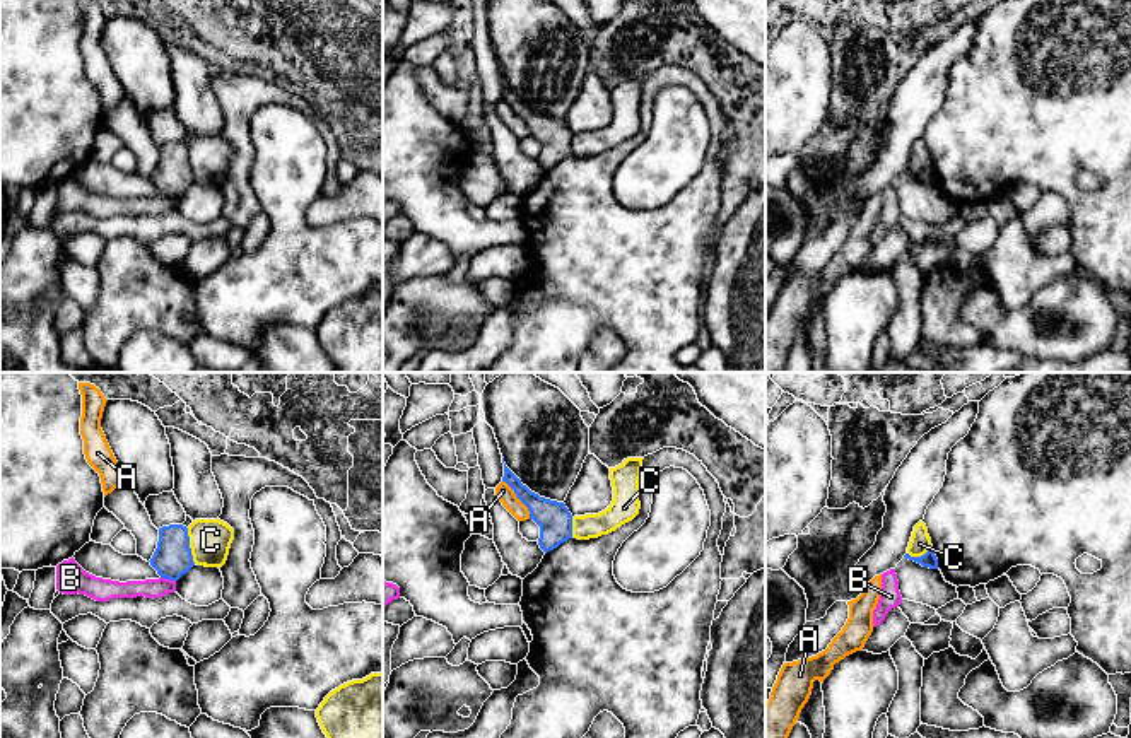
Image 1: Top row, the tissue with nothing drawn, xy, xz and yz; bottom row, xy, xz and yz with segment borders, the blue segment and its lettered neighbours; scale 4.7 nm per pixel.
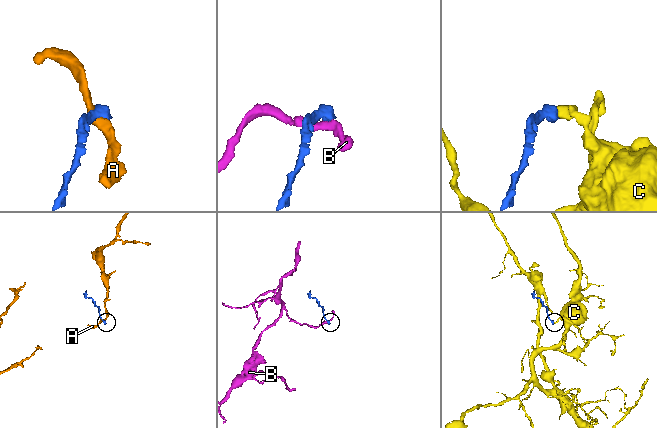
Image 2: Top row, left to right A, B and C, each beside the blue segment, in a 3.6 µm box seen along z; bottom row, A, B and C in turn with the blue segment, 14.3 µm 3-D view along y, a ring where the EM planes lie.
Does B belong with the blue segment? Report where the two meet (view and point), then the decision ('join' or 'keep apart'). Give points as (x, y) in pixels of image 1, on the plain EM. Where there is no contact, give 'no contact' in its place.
xy (168, 195) | keep apart

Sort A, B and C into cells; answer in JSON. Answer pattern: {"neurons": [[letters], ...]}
{"neurons": [["A"], ["B"], ["C"]]}

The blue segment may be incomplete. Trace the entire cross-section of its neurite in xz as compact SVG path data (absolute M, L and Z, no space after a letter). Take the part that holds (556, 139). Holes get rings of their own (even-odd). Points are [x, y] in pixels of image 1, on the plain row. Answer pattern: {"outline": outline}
{"outline": "M506 80L502 99L514 108L516 114L528 125L530 137L540 144L538 162L545 171L572 155L572 132L564 120L550 118L531 109Z"}

